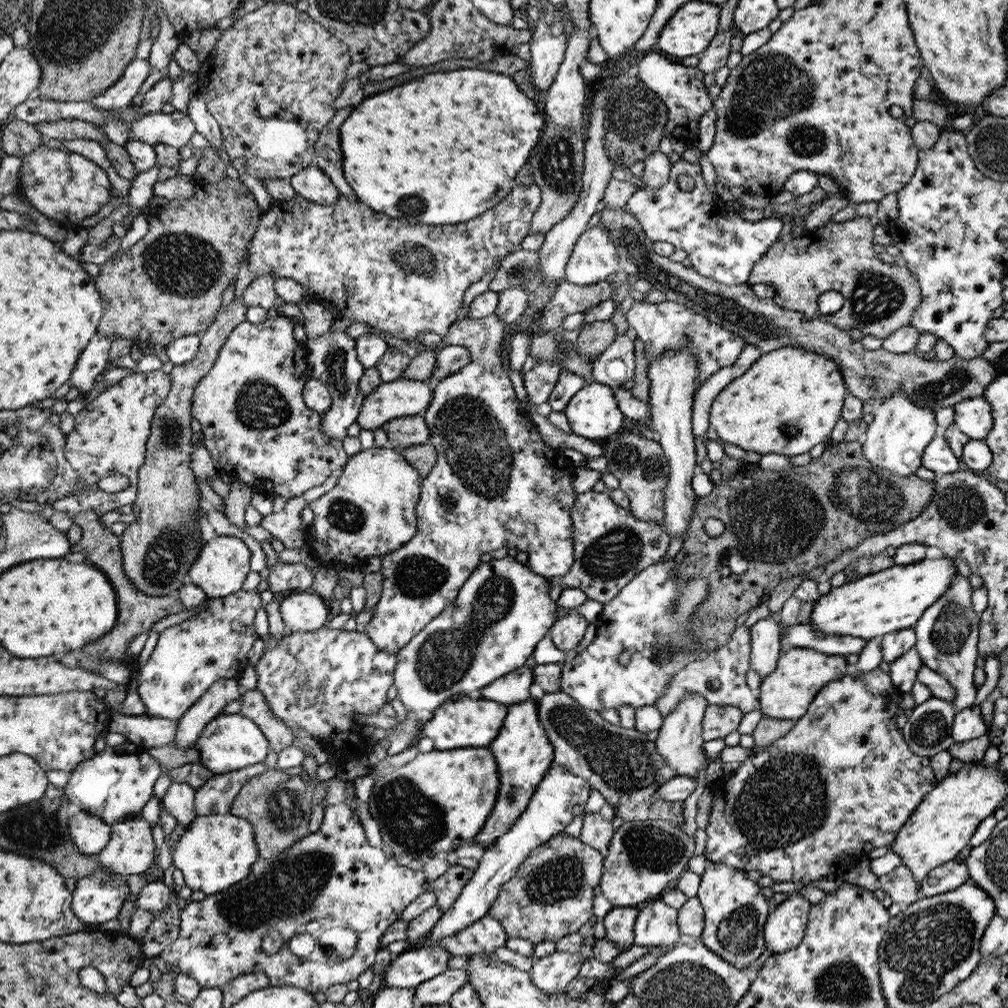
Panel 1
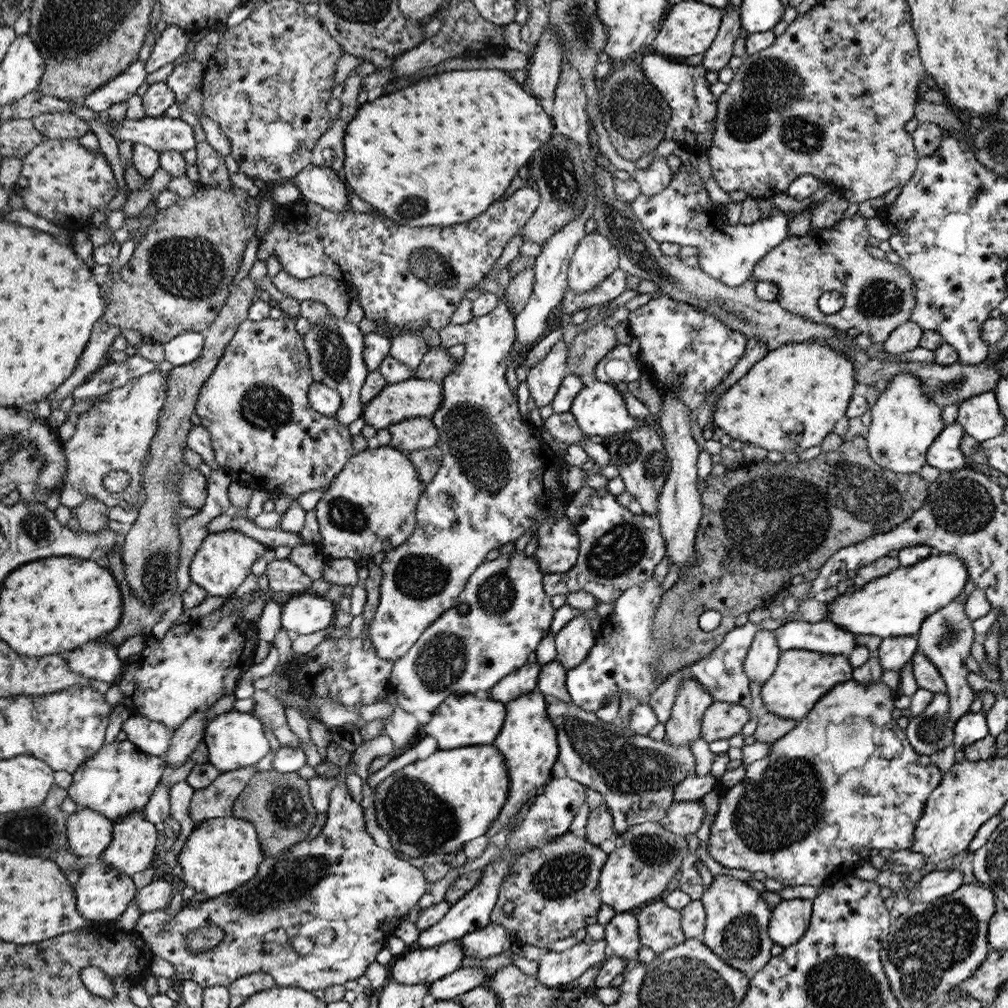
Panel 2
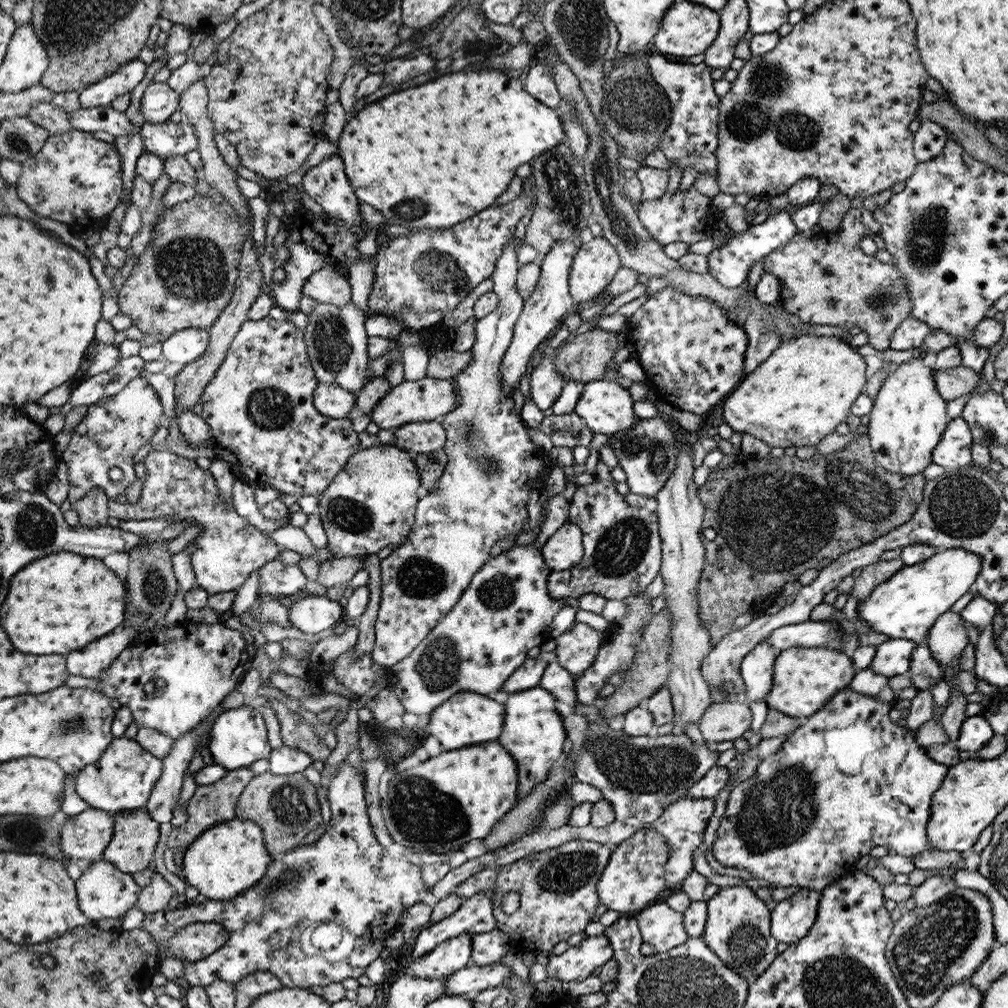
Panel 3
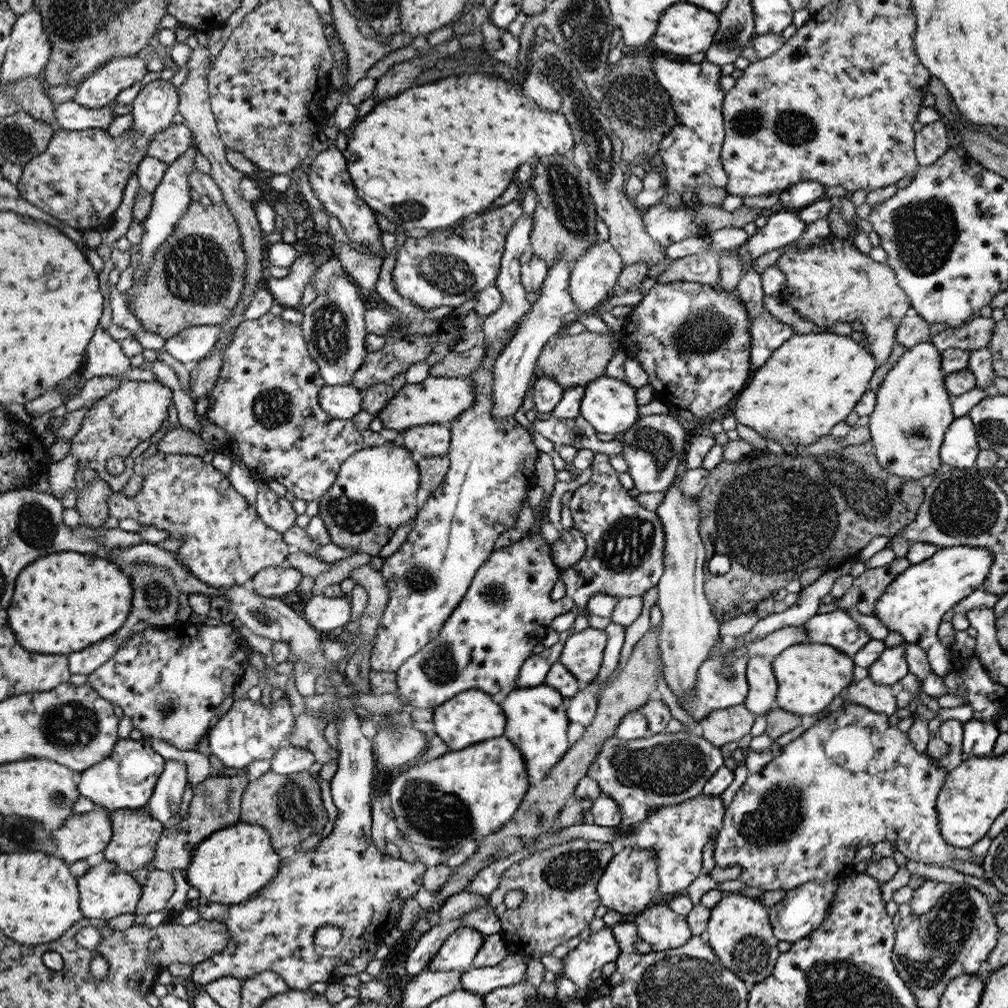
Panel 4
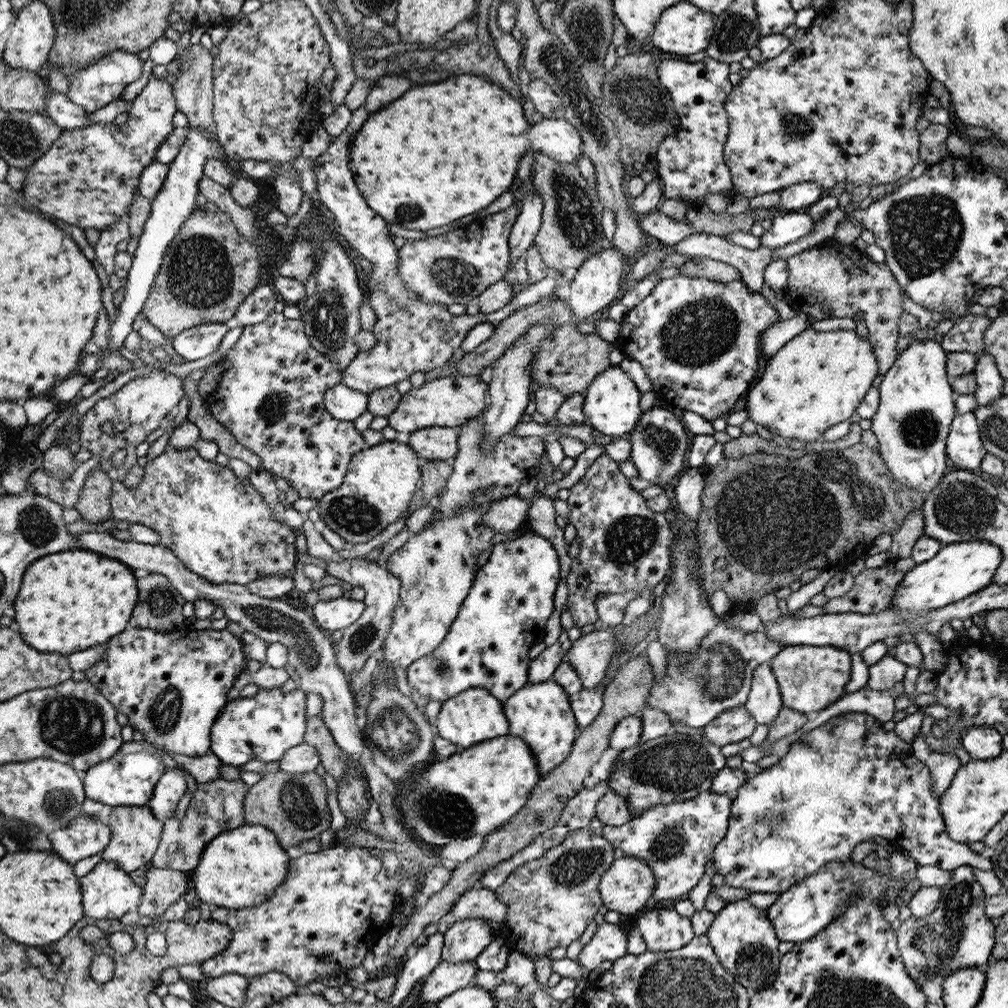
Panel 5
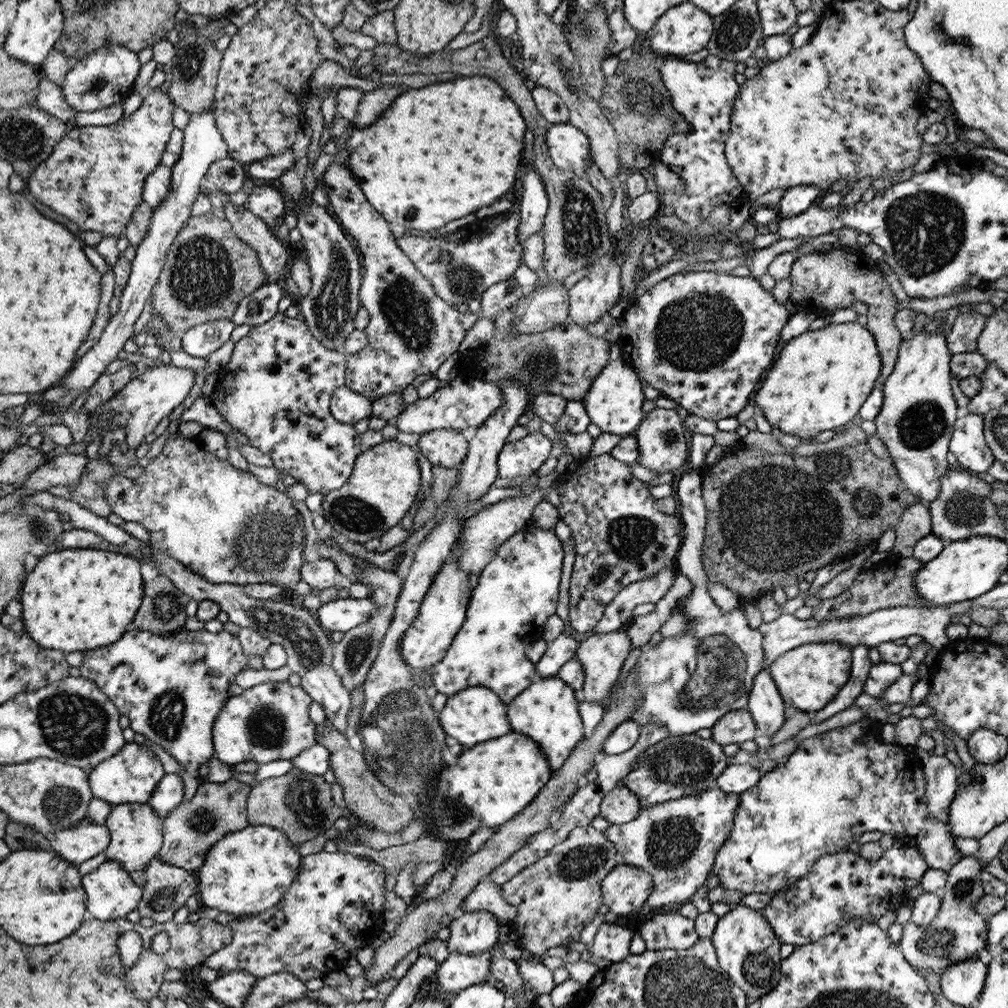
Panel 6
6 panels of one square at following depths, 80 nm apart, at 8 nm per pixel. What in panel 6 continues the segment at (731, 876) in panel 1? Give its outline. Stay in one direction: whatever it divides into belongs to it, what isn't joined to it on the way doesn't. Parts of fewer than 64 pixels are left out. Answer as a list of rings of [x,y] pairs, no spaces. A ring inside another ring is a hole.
[[[740,902],[718,919],[718,926],[711,938],[718,952],[720,968],[747,994],[748,1002],[767,995],[781,977],[781,942],[768,923],[762,912]]]

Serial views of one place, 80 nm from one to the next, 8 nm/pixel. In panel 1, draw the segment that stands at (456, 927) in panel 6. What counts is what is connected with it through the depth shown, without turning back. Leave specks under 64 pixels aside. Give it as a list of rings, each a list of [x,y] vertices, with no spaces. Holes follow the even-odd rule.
[[[410,947],[393,958],[384,969],[384,983],[387,988],[415,989],[422,982],[442,974],[448,960],[454,956],[445,948]]]

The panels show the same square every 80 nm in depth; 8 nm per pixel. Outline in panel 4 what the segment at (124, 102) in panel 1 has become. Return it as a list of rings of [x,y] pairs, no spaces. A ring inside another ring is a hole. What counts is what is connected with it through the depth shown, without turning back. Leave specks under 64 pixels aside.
[[[116,56],[75,87],[77,93],[73,100],[88,108],[107,107],[115,102],[122,90],[141,82],[144,74],[144,60],[134,56]]]

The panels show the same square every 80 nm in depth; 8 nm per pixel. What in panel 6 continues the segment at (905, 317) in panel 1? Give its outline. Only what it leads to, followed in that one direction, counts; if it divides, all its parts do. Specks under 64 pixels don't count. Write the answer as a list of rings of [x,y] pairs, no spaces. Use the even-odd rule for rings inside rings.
[[[842,248],[798,257],[788,273],[792,284],[789,301],[801,307],[805,313],[830,314],[842,308],[851,308],[856,302],[863,302],[868,306],[867,329],[874,335],[881,358],[882,368],[877,378],[878,385],[881,386],[894,370],[904,334],[898,330],[894,321],[898,312],[897,300],[878,262],[862,251],[858,253]]]

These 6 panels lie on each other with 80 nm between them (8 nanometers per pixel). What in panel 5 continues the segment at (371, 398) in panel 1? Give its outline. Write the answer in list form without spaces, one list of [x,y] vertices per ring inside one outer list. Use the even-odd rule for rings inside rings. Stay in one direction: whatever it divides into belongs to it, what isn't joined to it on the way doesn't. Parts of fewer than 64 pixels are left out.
[[[450,375],[438,377],[417,387],[412,387],[406,394],[401,395],[398,406],[387,416],[388,426],[398,433],[413,433],[424,427],[450,427],[460,426],[468,419],[481,417],[488,408],[488,390],[490,384],[481,381],[477,375],[462,376]]]

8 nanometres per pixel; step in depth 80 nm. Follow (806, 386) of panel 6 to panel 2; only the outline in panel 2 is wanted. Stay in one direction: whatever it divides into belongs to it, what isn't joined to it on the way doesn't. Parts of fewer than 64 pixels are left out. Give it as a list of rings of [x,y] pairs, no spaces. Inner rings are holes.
[[[819,340],[789,342],[768,351],[734,386],[721,394],[714,410],[713,424],[741,443],[784,454],[801,453],[820,445],[824,437],[833,432],[836,422],[845,416],[856,384],[852,361],[843,352]]]

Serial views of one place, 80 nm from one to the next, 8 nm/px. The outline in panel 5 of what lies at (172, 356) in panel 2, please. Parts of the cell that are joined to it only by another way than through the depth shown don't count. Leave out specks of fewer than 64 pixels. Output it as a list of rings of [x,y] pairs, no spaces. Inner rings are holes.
[[[224,322],[204,323],[171,338],[172,348],[185,362],[192,362],[212,354],[220,344],[228,326]]]

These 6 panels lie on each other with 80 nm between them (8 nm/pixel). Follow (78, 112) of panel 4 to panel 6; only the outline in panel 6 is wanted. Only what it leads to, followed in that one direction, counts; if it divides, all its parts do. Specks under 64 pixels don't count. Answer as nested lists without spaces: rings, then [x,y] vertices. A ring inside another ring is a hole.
[[[42,74],[40,84],[35,94],[35,104],[52,116],[59,117],[64,123],[72,126],[71,120],[75,120],[77,112],[64,98],[62,89],[54,84],[47,76]]]

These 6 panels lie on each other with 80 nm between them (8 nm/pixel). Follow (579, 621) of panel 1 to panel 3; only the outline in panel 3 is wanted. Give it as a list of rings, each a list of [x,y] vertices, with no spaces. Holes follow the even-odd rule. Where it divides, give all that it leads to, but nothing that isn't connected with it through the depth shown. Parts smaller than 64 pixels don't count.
[[[574,622],[570,629],[554,638],[555,660],[573,677],[582,676],[594,666],[594,660],[603,647],[605,635],[584,622]]]

